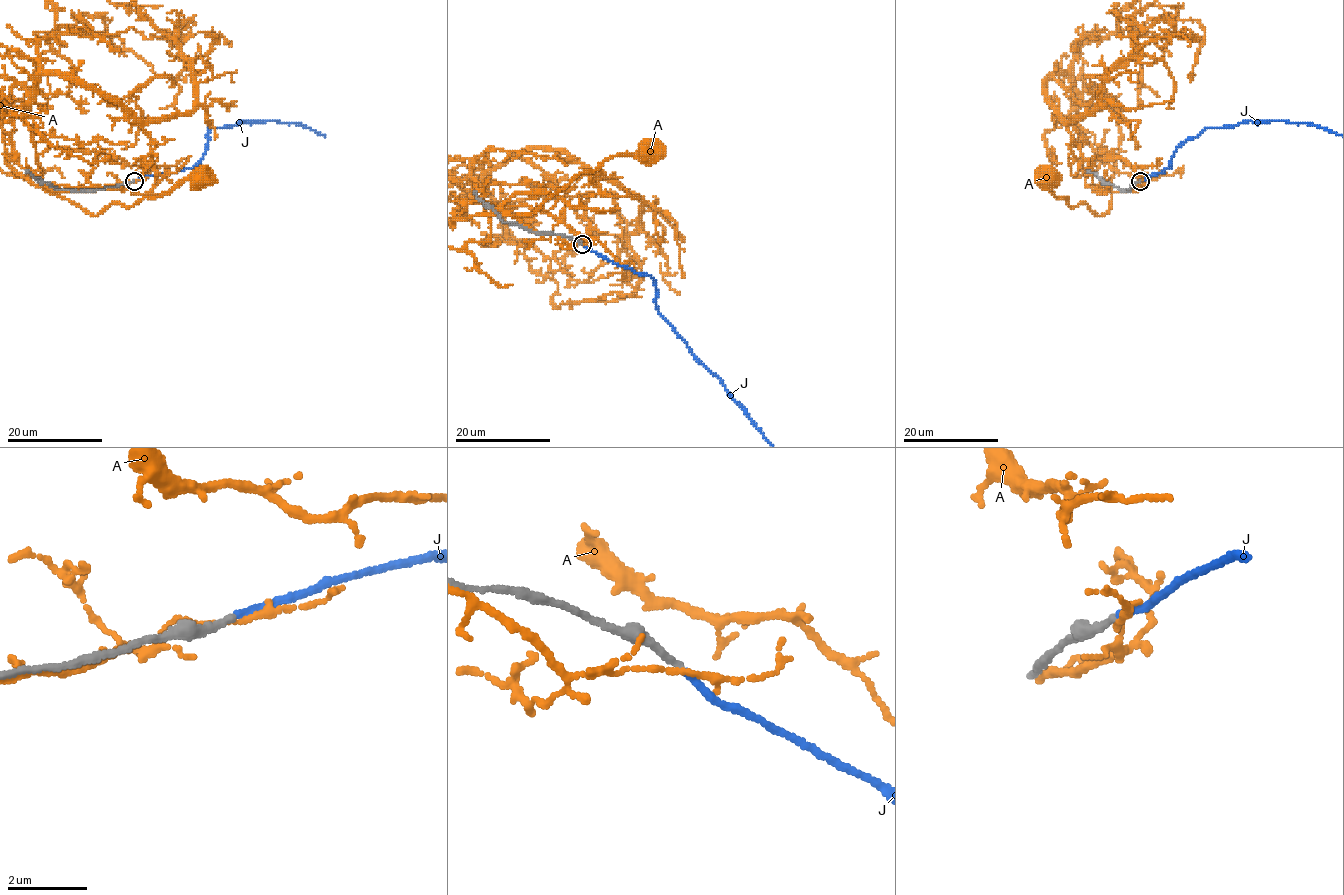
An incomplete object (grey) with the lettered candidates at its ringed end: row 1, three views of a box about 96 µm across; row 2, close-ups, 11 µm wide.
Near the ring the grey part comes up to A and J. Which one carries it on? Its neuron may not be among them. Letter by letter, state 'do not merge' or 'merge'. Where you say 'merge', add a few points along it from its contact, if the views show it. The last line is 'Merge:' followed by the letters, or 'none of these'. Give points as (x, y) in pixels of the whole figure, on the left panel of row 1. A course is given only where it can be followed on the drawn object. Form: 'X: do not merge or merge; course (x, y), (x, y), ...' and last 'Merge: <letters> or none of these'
A: do not merge
J: merge
Merge: J

